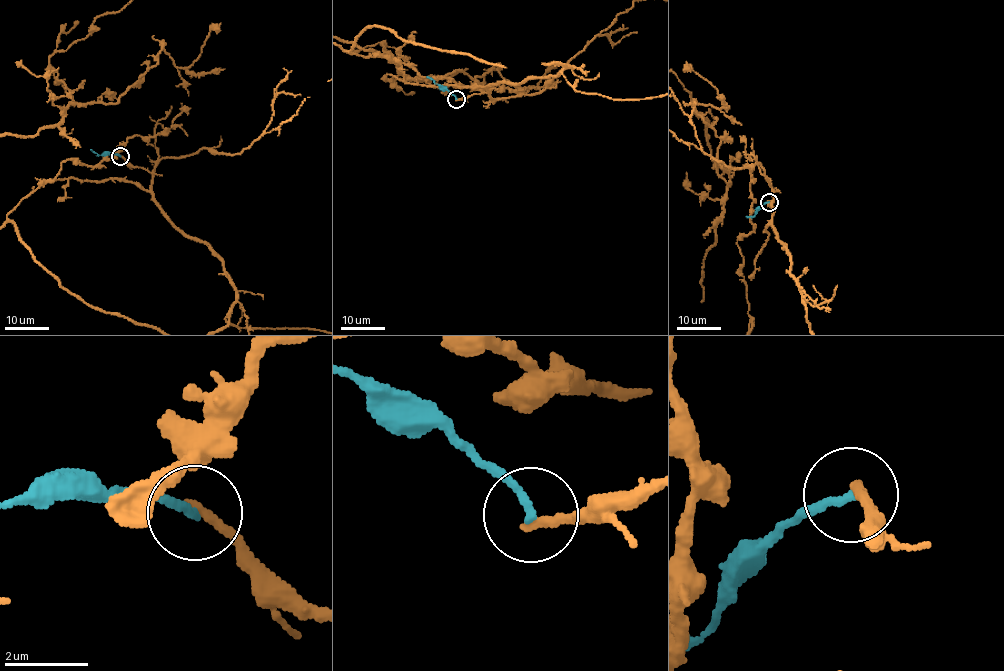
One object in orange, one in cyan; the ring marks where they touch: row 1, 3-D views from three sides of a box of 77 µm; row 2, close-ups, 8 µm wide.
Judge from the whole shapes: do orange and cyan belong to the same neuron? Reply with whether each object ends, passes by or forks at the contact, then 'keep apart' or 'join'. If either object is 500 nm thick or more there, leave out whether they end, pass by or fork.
orange ends there; cyan ends there; keep apart

